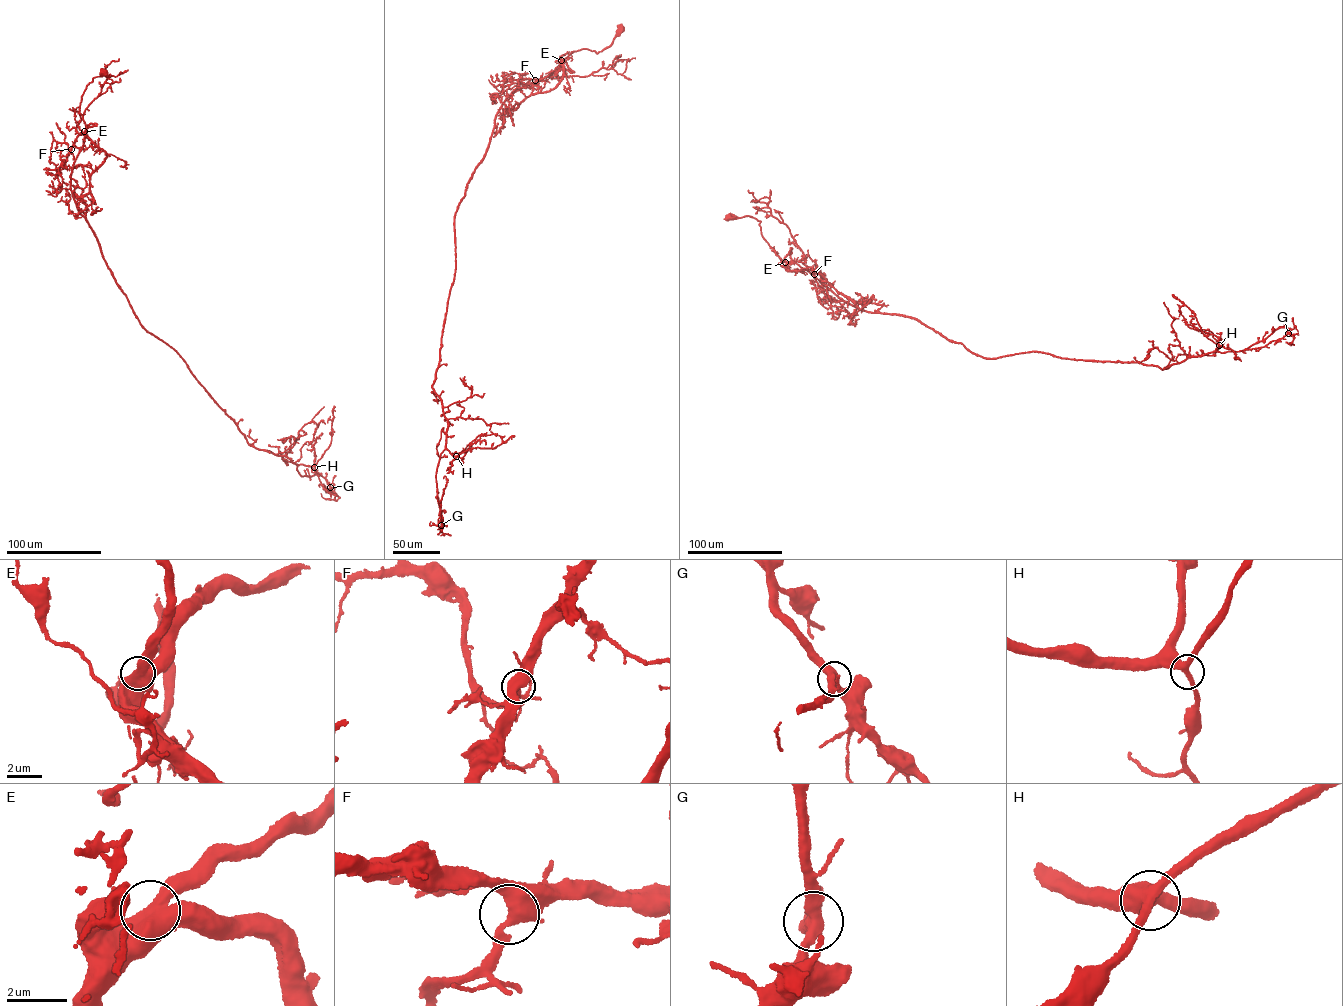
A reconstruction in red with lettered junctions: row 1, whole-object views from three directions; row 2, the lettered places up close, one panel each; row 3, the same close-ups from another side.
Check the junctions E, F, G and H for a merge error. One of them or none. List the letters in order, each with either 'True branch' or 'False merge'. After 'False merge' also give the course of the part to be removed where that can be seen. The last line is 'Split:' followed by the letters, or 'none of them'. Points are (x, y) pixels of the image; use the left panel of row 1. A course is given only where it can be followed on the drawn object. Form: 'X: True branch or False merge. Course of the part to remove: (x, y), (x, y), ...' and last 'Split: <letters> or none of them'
E: True branch
F: True branch
G: True branch
H: True branch
Split: none of them

